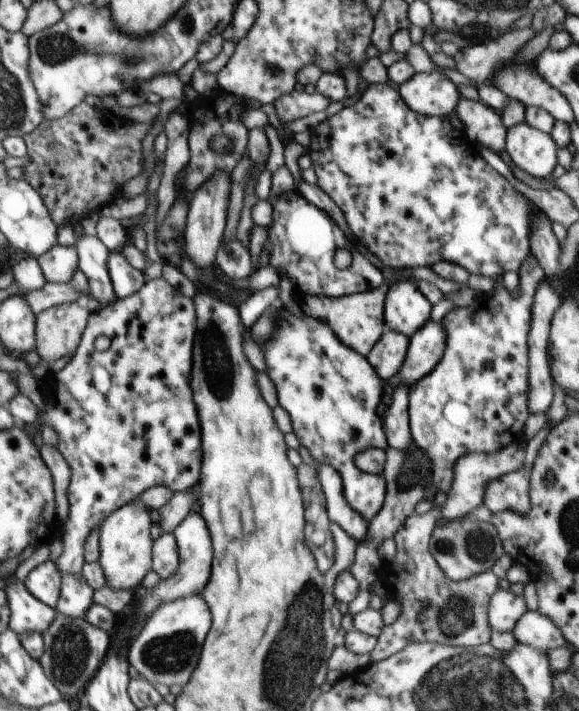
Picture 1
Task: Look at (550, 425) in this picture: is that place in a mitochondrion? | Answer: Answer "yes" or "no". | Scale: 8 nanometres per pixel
no

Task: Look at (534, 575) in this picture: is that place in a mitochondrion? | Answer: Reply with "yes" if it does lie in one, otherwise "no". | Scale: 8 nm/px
no

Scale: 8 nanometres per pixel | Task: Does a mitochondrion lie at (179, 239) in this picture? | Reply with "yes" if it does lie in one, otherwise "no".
no

